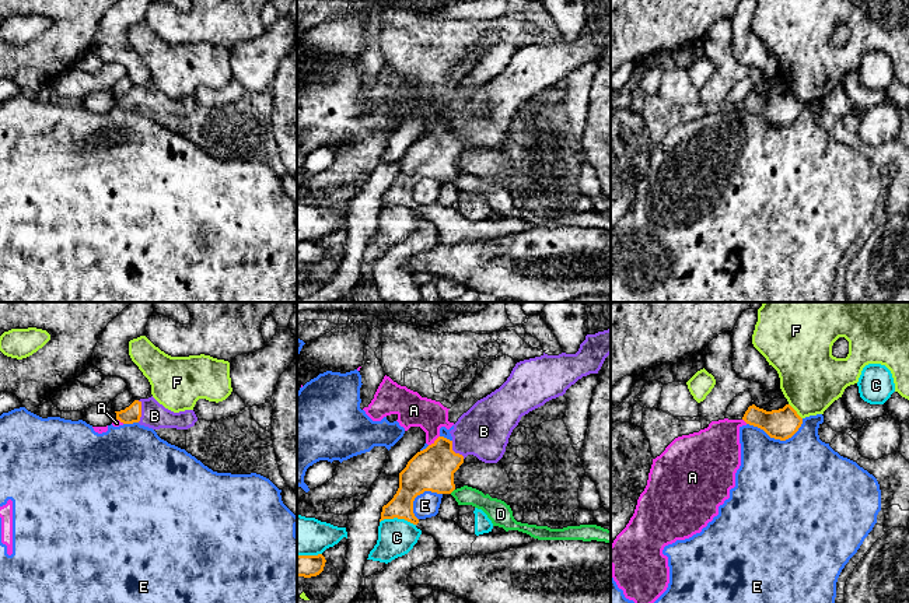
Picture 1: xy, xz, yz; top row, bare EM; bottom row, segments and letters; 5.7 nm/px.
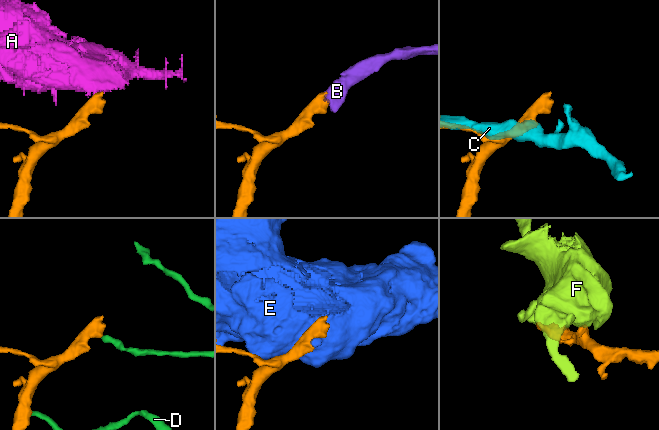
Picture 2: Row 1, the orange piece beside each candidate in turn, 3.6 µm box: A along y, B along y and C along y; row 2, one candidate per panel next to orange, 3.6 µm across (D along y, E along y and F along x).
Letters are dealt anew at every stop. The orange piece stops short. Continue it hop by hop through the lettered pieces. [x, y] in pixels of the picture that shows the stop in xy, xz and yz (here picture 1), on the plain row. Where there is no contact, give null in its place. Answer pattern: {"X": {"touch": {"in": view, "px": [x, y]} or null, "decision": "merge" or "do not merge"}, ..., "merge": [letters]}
{"A": {"touch": {"in": "xz", "px": [434, 128]}, "decision": "do not merge"}, "B": {"touch": {"in": "xy", "px": [140, 98]}, "decision": "merge"}, "C": {"touch": {"in": "xz", "px": [398, 204]}, "decision": "do not merge"}, "D": {"touch": {"in": "xz", "px": [451, 178]}, "decision": "do not merge"}, "E": {"touch": {"in": "yz", "px": [778, 125]}, "decision": "do not merge"}, "F": {"touch": {"in": "yz", "px": [796, 98]}, "decision": "do not merge"}, "merge": ["B"]}

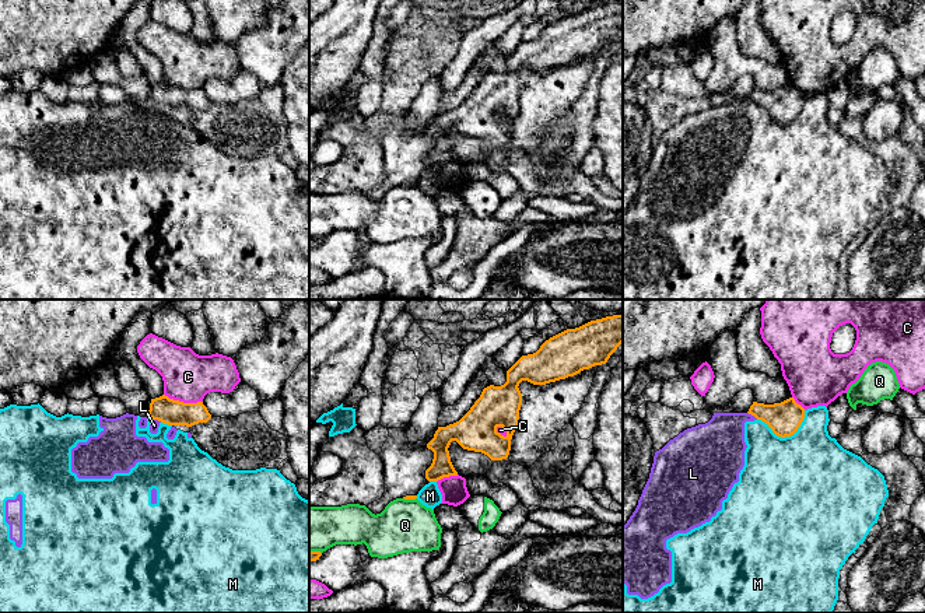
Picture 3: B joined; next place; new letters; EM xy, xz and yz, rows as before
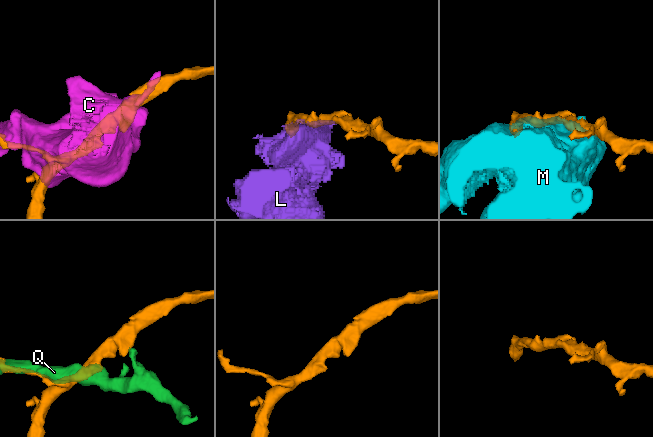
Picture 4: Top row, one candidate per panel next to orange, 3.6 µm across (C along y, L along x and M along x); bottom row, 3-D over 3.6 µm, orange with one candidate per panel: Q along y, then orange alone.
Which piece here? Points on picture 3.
{"C": {"touch": {"in": "xy", "px": [182, 88]}, "decision": "do not merge"}, "L": {"touch": {"in": "yz", "px": [753, 101]}, "decision": "do not merge"}, "M": {"touch": {"in": "yz", "px": [787, 122]}, "decision": "do not merge"}, "Q": {"touch": {"in": "xz", "px": [410, 185]}, "decision": "do not merge"}, "merge": []}

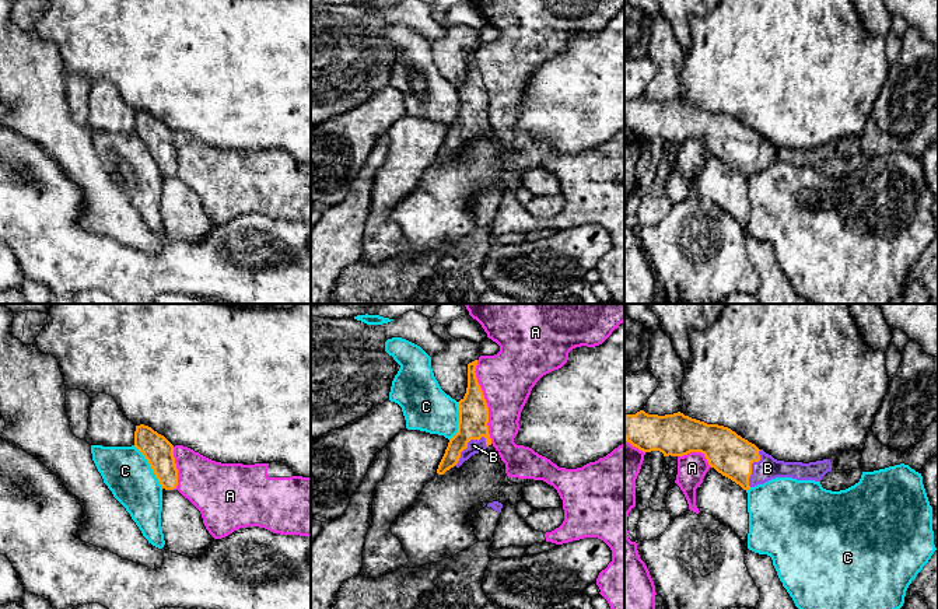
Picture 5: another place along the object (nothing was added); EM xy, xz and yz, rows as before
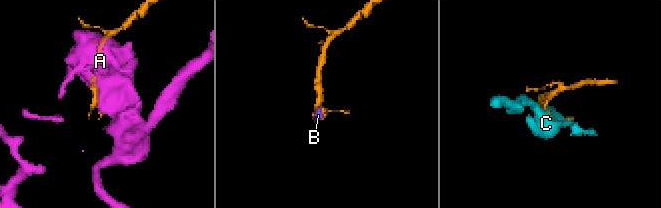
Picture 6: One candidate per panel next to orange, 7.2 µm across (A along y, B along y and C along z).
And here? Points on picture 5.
{"A": {"touch": {"in": "xz", "px": [485, 88]}, "decision": "do not merge"}, "B": {"touch": {"in": "xz", "px": [466, 132]}, "decision": "merge"}, "C": {"touch": {"in": "xy", "px": [150, 151]}, "decision": "do not merge"}, "merge": ["B"]}

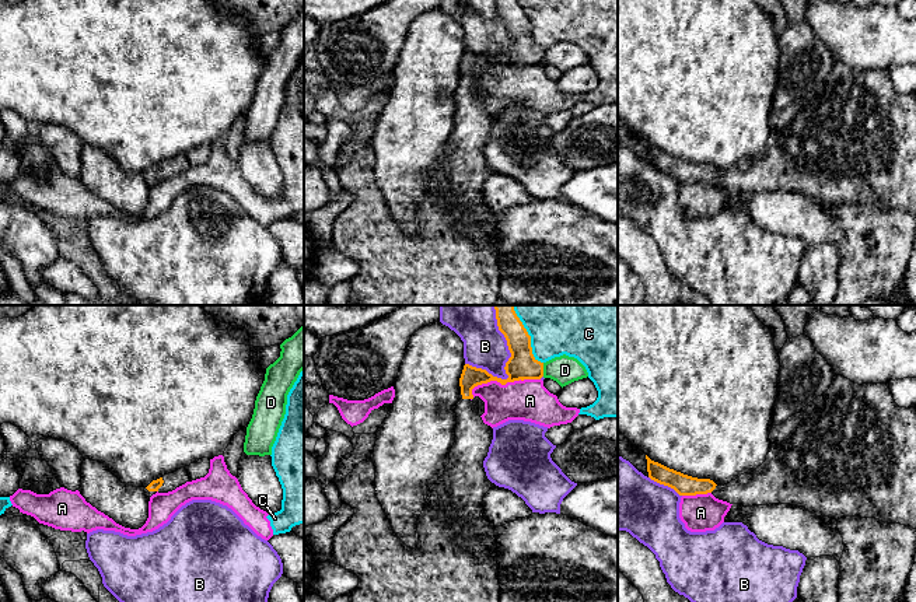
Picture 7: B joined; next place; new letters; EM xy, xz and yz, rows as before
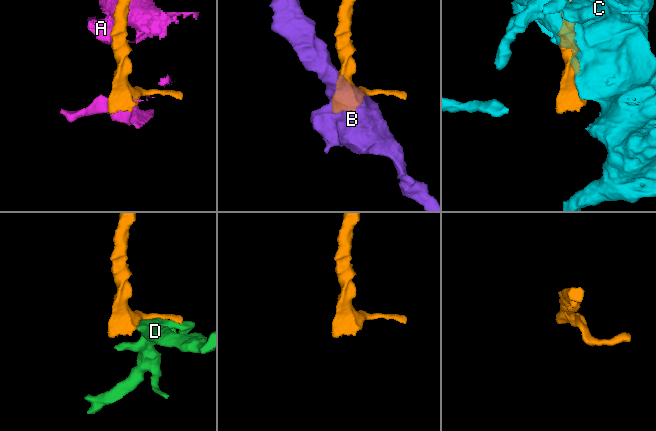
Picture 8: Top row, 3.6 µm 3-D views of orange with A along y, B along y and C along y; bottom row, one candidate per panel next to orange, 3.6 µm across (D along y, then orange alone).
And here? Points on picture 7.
{"A": {"touch": {"in": "xz", "px": [500, 69]}, "decision": "do not merge"}, "B": {"touch": {"in": "xz", "px": [509, 34]}, "decision": "do not merge"}, "C": {"touch": {"in": "xz", "px": [530, 25]}, "decision": "do not merge"}, "D": {"touch": {"in": "xz", "px": [542, 56]}, "decision": "do not merge"}, "merge": []}

